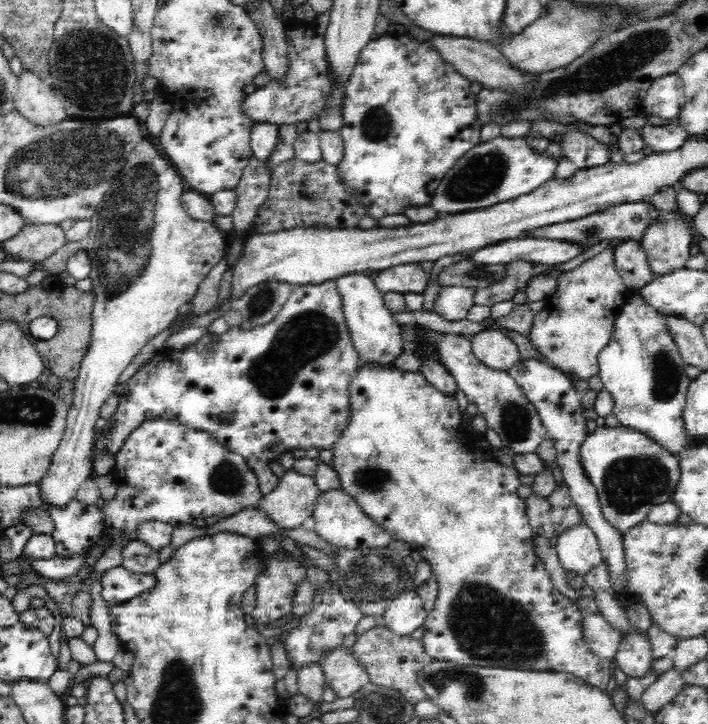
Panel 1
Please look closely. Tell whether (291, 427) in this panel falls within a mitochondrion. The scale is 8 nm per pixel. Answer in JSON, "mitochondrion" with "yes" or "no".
{"mitochondrion":"no"}

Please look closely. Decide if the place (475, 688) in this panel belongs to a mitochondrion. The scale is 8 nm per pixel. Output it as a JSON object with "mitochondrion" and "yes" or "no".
{"mitochondrion":"yes"}

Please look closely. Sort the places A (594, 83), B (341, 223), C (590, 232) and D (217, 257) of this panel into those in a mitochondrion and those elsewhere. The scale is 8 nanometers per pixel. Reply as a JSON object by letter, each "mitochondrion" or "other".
{"A":"mitochondrion","B":"other","C":"mitochondrion","D":"other"}

